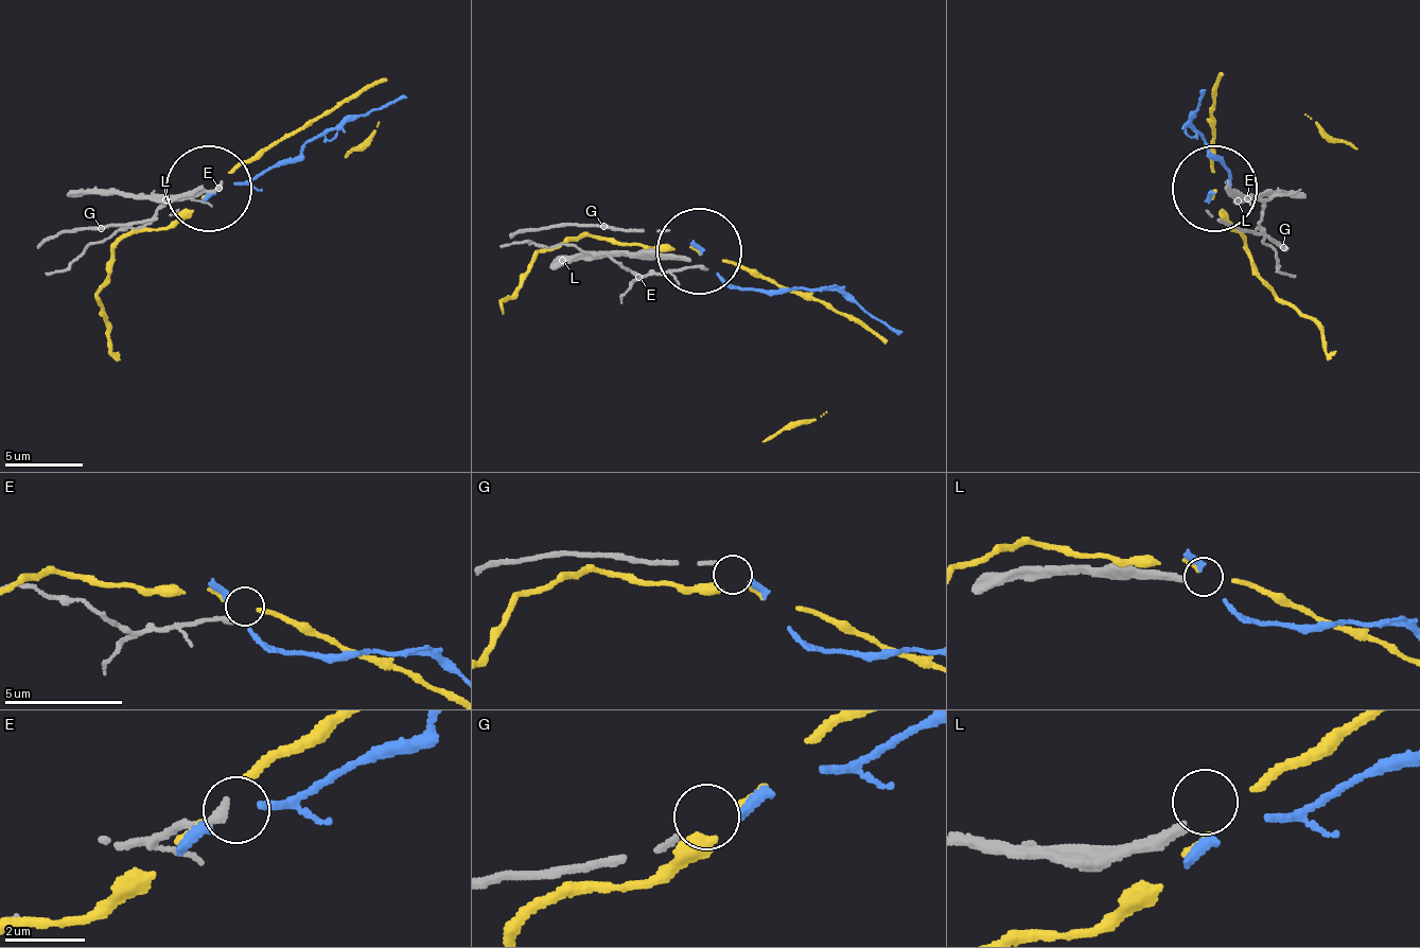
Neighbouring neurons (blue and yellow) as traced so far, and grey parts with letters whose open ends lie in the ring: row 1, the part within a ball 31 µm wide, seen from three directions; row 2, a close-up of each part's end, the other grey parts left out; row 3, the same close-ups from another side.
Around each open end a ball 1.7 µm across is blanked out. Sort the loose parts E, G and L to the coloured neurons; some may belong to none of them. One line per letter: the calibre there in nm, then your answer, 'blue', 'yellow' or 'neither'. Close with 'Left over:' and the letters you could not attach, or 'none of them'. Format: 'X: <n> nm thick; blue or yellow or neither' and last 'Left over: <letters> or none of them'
E: 240 nm thick; neither
G: 130 nm thick; blue
L: 280 nm thick; neither
Left over: E, L

